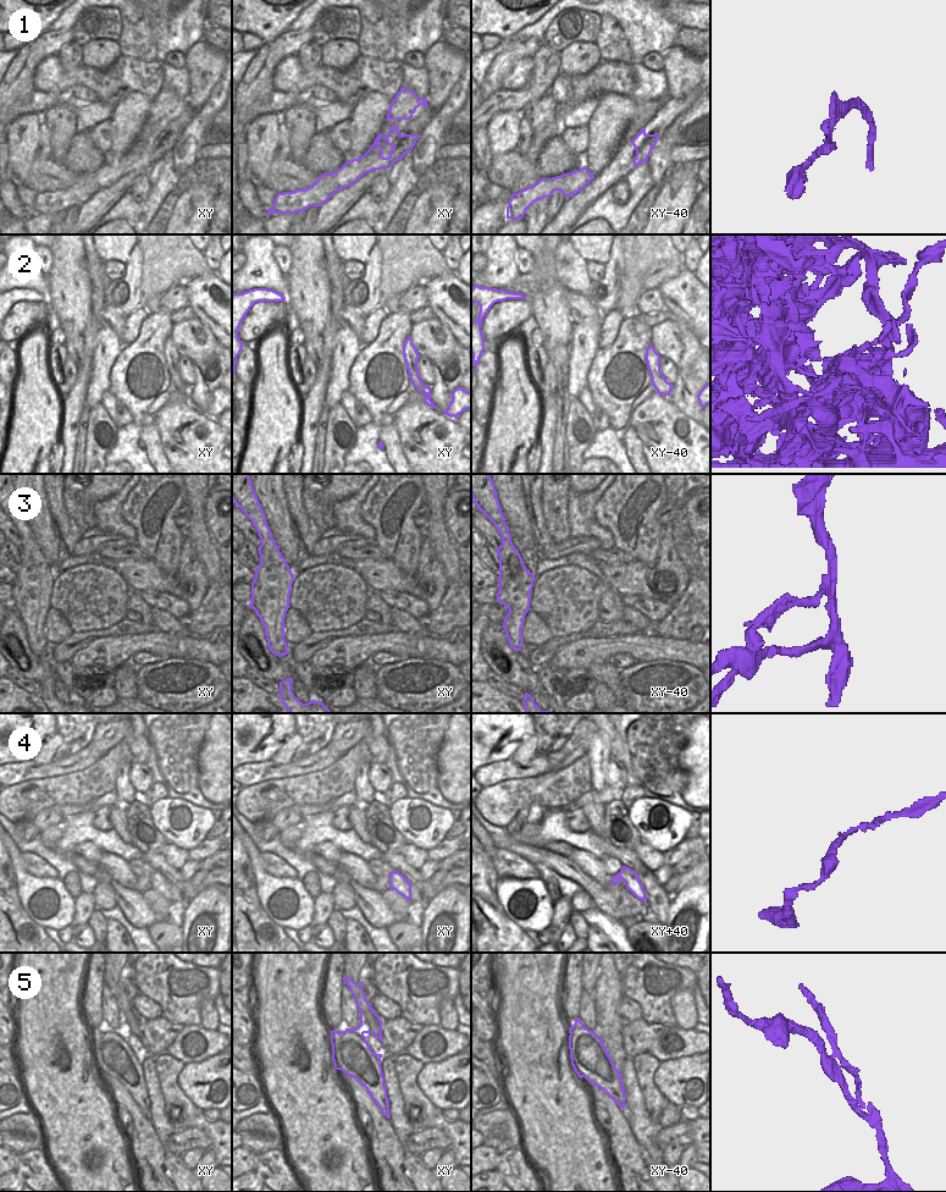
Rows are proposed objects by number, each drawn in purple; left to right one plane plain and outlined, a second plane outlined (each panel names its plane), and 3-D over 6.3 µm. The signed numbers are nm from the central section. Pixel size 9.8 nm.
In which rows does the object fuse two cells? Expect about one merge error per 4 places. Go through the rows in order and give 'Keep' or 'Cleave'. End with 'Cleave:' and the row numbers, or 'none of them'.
1: Keep
2: Cleave
3: Cleave
4: Keep
5: Cleave
Cleave: 2, 3, 5.

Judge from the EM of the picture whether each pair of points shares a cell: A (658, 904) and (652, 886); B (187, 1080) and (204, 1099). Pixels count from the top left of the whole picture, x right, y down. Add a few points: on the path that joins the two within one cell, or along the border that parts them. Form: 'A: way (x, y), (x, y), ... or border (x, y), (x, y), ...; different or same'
A: way (657, 899), (654, 890); same
B: way (192, 1085), (202, 1094); same

